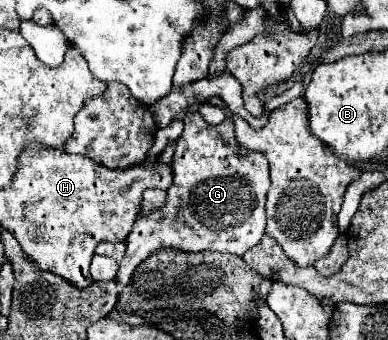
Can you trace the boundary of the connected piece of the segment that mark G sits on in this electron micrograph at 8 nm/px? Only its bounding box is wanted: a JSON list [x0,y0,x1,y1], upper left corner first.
[117,112,269,284]

